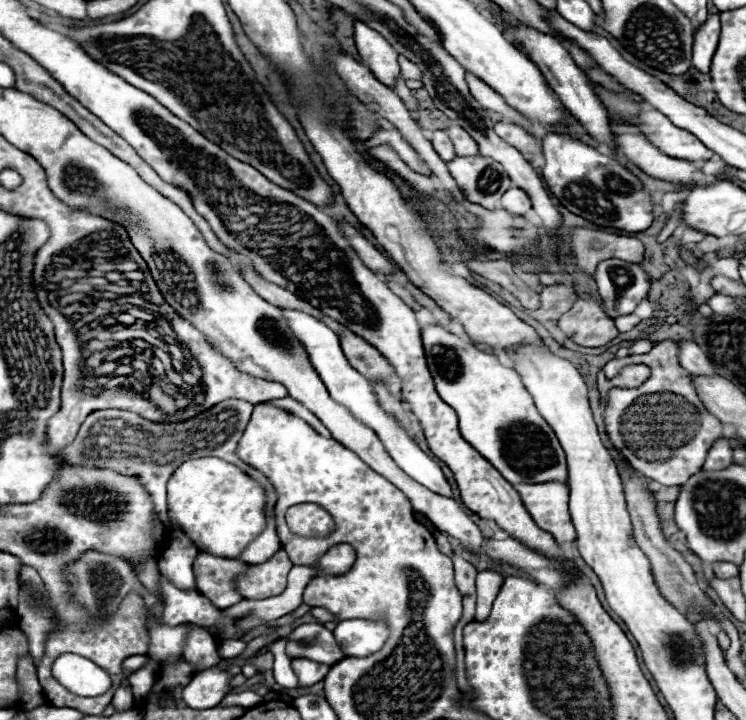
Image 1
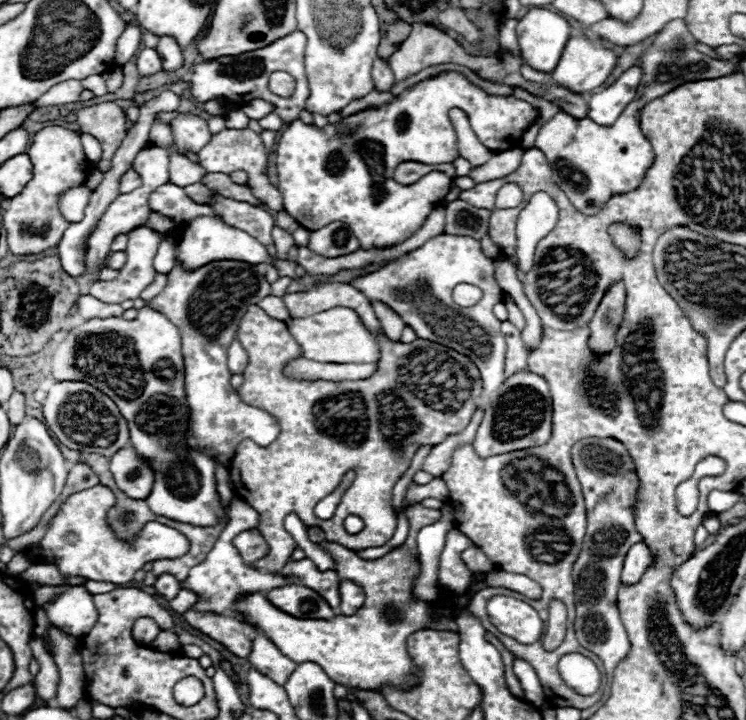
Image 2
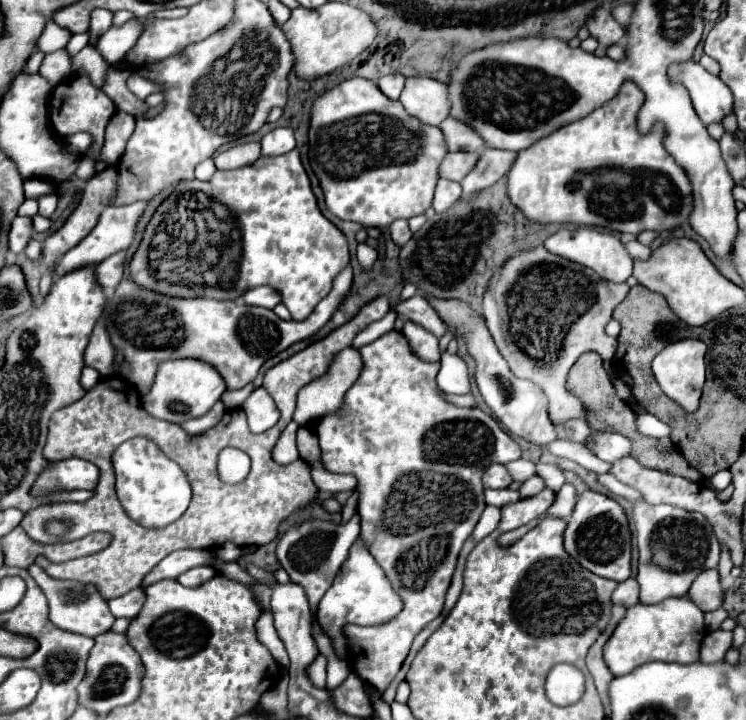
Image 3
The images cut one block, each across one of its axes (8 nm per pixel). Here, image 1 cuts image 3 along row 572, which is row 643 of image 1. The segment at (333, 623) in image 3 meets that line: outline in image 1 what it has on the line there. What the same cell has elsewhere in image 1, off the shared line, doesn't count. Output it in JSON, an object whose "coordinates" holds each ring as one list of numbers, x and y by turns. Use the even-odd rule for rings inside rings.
{"coordinates":[[342,620,334,630,334,638,342,644,342,652,354,658,378,652,388,636,390,630,384,620]]}

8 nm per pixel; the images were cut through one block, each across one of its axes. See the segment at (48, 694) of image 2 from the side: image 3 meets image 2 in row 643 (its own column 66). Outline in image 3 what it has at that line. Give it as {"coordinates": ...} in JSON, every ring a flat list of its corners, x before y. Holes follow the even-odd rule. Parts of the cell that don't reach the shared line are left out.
{"coordinates":[[48,22,48,24,44,26,44,30,42,30,42,34,40,34,36,46,38,46,40,52,48,54,48,52,52,52,52,50,64,48,66,42,70,40,70,36,72,36,72,34,70,34,68,30,56,26,54,22]]}

